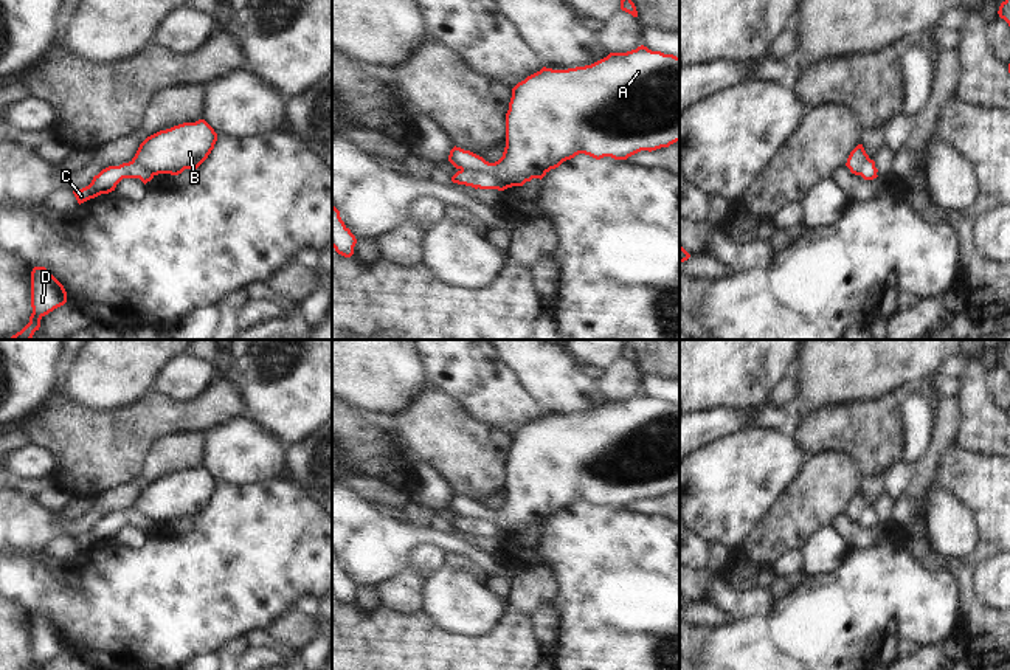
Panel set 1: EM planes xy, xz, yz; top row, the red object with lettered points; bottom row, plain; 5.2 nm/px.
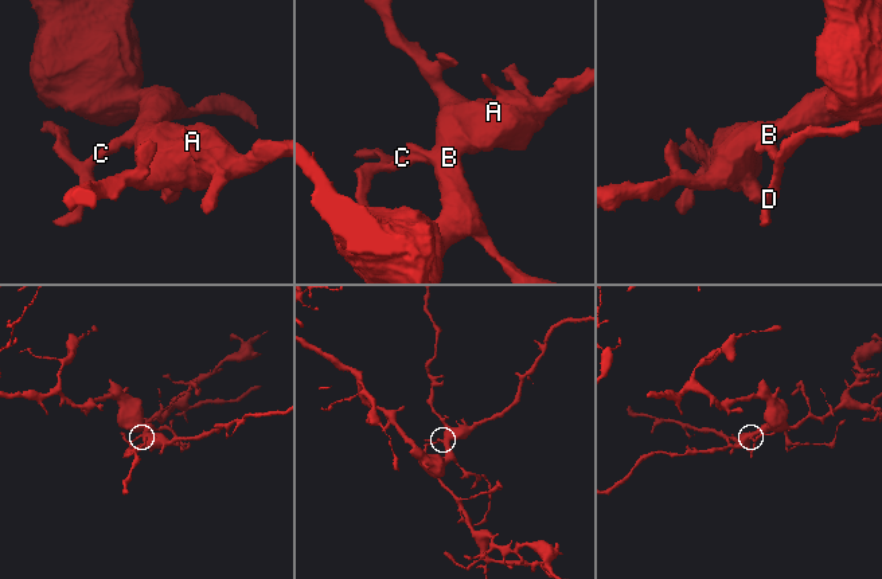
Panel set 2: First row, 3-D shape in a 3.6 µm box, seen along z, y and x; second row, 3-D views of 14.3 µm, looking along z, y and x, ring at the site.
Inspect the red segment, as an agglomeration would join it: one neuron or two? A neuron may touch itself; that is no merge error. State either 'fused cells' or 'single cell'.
fused cells

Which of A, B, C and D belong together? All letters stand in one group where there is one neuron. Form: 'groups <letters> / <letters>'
groups A B / C D

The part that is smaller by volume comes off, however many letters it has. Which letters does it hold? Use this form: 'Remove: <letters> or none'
Remove: C, D.

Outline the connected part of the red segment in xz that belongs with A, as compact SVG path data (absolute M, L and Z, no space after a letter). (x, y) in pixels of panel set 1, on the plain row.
M641 392L627 400L610 400L607 405L585 414L552 417L543 414L512 436L506 461L506 495L503 504L489 510L483 504L453 495L448 509L456 516L483 520L496 527L496 537L523 534L532 526L543 526L551 516L579 501L596 507L611 504L627 507L641 498L656 498L680 489L680 405L652 399Z

